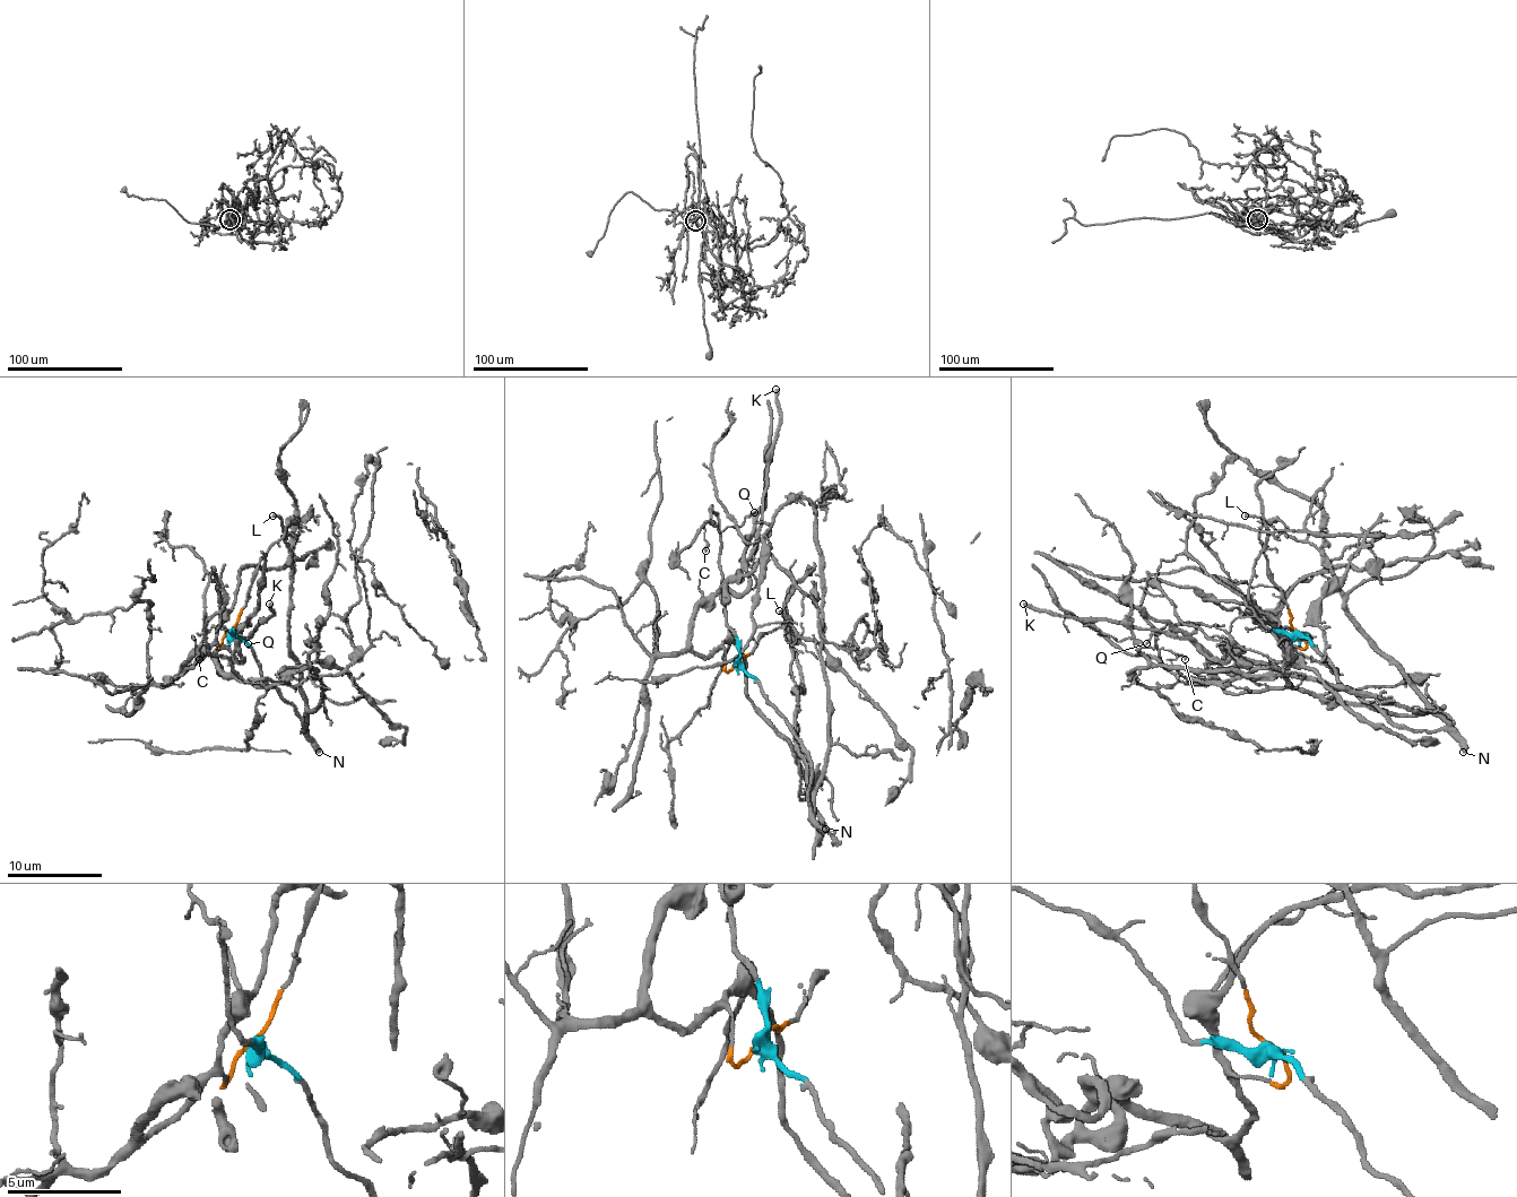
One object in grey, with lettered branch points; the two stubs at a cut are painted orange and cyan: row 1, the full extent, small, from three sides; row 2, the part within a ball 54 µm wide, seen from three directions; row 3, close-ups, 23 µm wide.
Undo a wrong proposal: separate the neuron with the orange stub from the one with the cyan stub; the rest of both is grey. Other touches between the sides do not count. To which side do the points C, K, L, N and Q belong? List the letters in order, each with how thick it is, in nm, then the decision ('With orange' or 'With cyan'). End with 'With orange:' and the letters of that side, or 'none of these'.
C: Thickness 120 nm. With cyan
K: Thickness 280 nm. With orange
L: Thickness 200 nm. With cyan
N: Thickness 440 nm. With cyan
Q: Thickness 110 nm. With cyan
With orange: K

